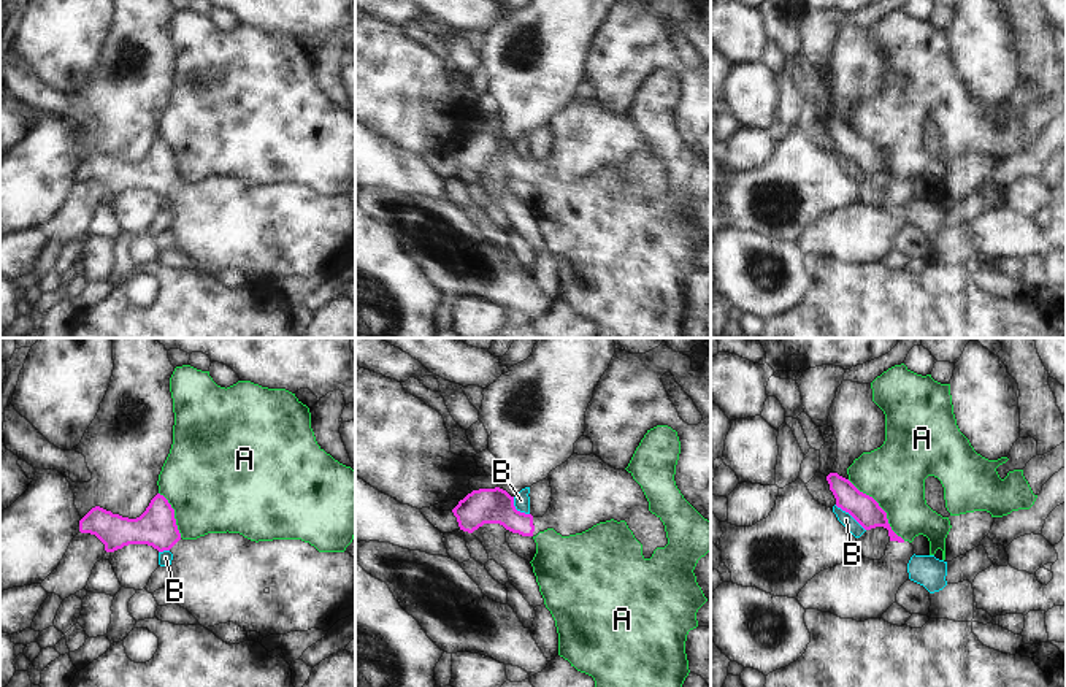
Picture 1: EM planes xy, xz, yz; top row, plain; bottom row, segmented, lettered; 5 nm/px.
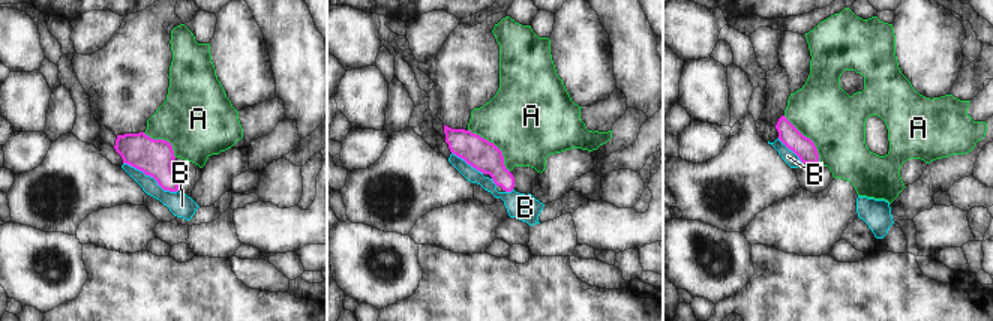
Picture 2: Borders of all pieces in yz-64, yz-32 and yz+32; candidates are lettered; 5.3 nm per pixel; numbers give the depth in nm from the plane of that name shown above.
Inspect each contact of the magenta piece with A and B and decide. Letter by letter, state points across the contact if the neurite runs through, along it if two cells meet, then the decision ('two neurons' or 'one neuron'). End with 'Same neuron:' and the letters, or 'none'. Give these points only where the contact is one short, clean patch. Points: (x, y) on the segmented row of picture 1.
A: border yz (847, 479), (878, 503), (885, 513), (889, 525), (904, 540); two neurons
B: border yz (835, 505), (844, 510), (865, 530); two neurons
Same neuron: none

